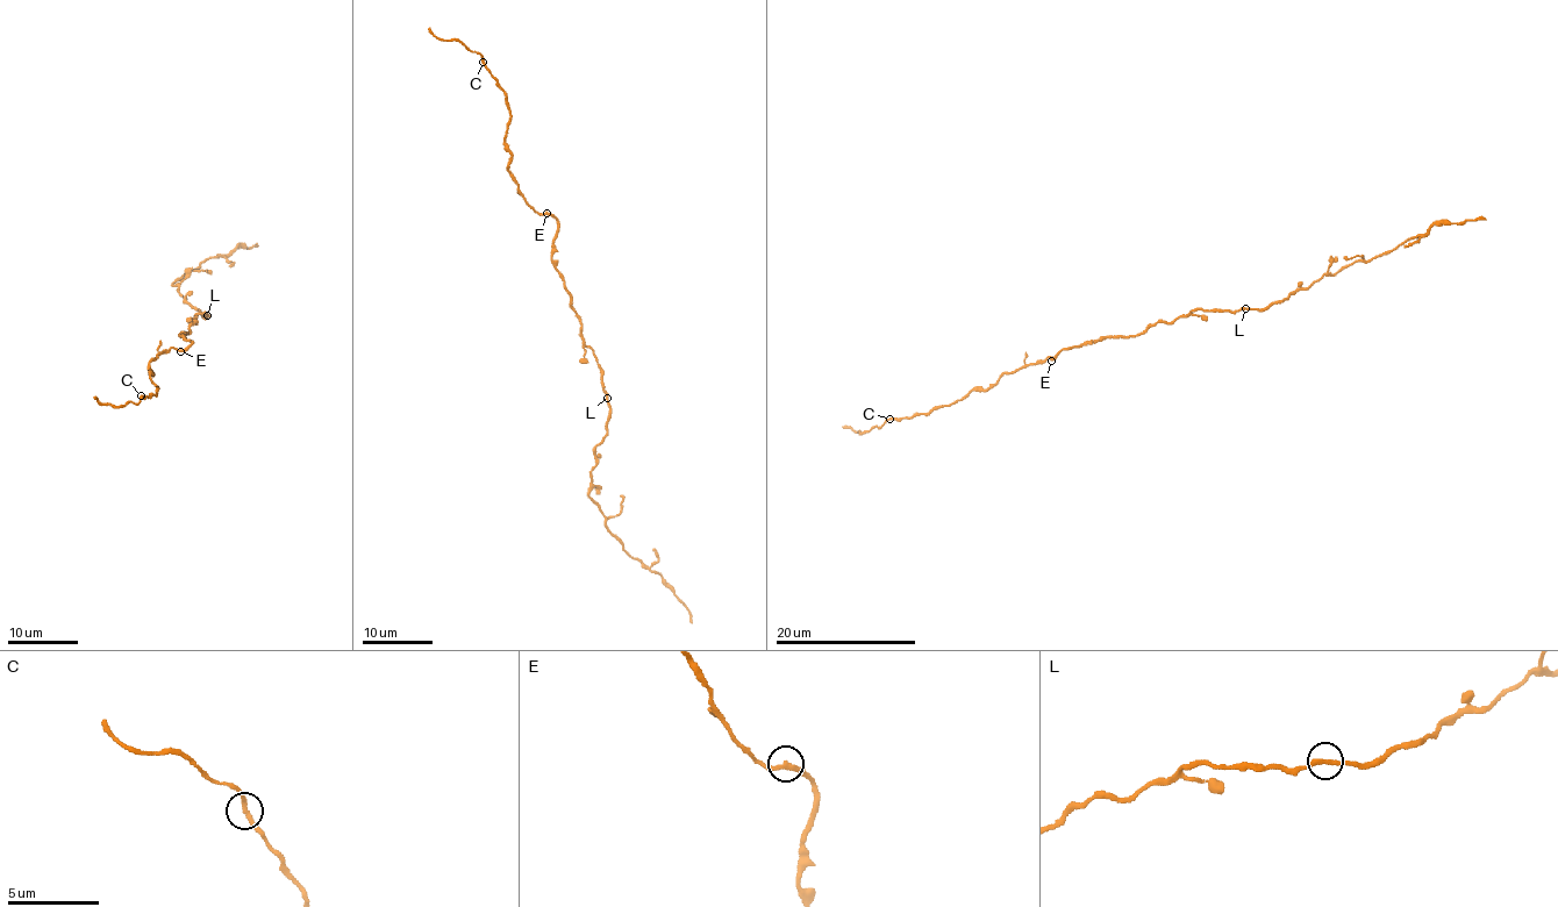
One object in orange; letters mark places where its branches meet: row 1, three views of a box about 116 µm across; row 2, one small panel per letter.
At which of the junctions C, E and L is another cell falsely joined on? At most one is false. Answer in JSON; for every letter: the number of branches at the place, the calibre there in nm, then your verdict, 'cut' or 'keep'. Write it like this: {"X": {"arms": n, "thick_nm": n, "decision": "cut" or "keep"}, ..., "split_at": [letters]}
{"C": {"arms": 2, "thick_nm": 240, "decision": "keep"}, "E": {"arms": 2, "thick_nm": 240, "decision": "keep"}, "L": {"arms": 2, "thick_nm": 240, "decision": "keep"}, "split_at": []}

